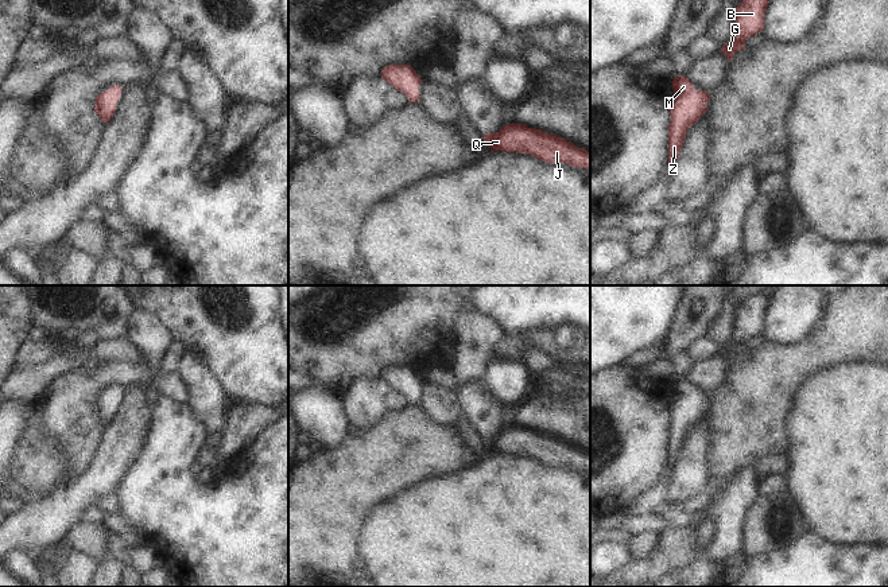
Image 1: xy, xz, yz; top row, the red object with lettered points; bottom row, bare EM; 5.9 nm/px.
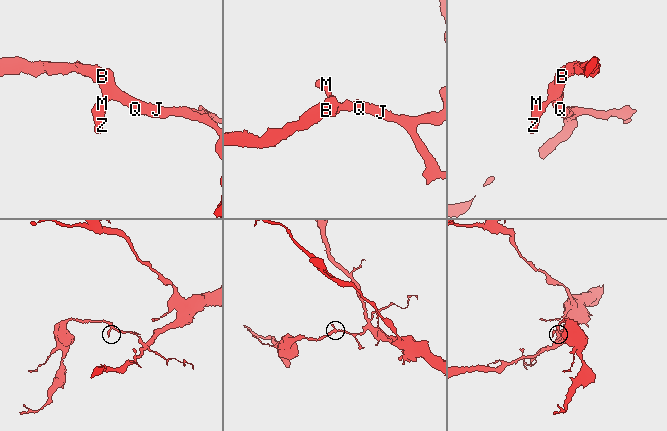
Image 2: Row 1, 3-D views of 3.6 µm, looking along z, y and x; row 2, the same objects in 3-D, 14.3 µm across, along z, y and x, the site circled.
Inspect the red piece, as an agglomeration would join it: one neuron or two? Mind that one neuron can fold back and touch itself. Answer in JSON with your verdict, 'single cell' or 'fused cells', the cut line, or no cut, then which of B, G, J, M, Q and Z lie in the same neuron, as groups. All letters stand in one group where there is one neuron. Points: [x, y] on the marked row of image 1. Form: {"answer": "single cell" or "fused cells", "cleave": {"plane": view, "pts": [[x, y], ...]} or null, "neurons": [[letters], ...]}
{"answer": "single cell", "cleave": null, "neurons": [["B", "G", "J", "M", "Q", "Z"]]}

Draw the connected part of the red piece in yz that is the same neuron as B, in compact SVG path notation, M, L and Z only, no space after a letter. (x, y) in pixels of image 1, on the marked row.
M742 0L736 8L733 34L720 53L730 62L734 53L745 50L745 40L763 31L764 15L769 0Z

